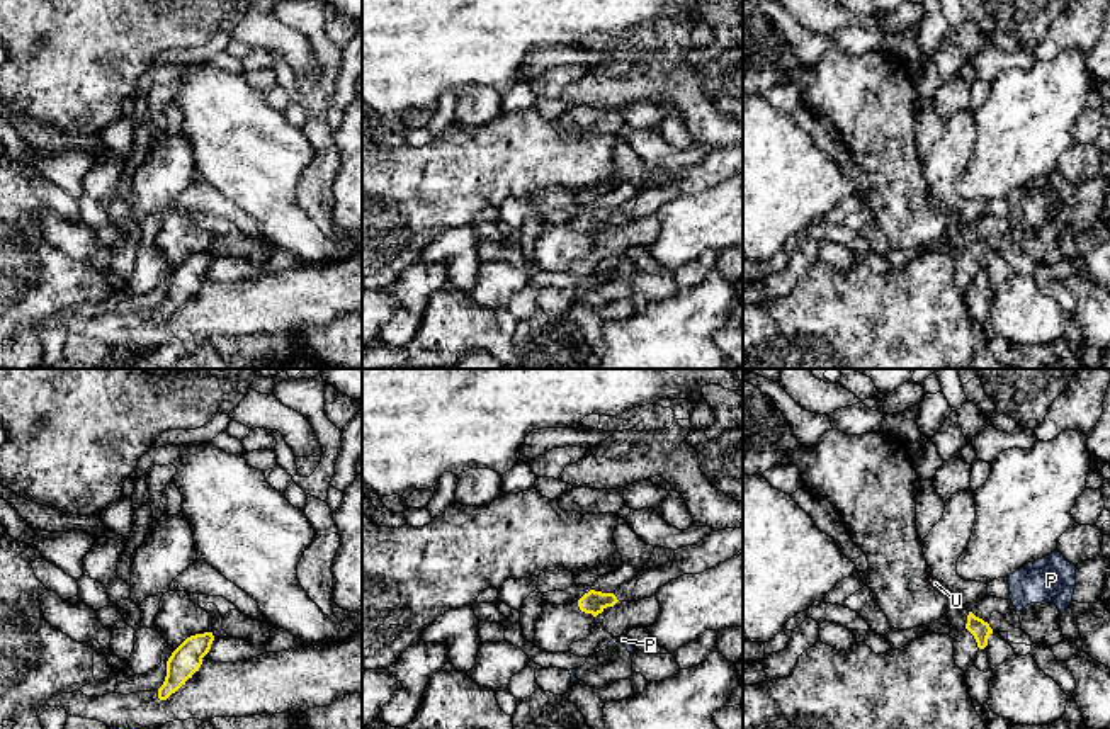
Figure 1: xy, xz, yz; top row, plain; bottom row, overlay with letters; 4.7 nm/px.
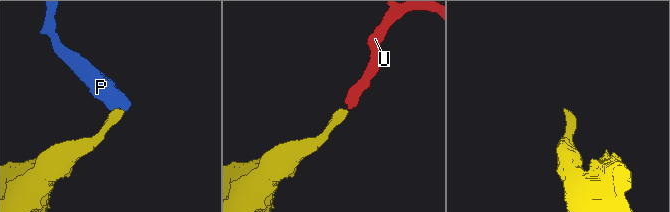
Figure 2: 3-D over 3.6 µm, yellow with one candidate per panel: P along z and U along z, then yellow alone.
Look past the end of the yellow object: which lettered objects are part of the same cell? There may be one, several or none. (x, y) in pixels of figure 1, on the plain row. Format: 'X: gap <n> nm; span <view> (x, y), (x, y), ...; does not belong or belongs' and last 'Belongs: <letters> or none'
P: gap 140 nm; span xz (595, 235), (612, 259); does not belong
U: gap 120 nm; span yz (969, 231), (951, 214); belongs
Belongs: U

